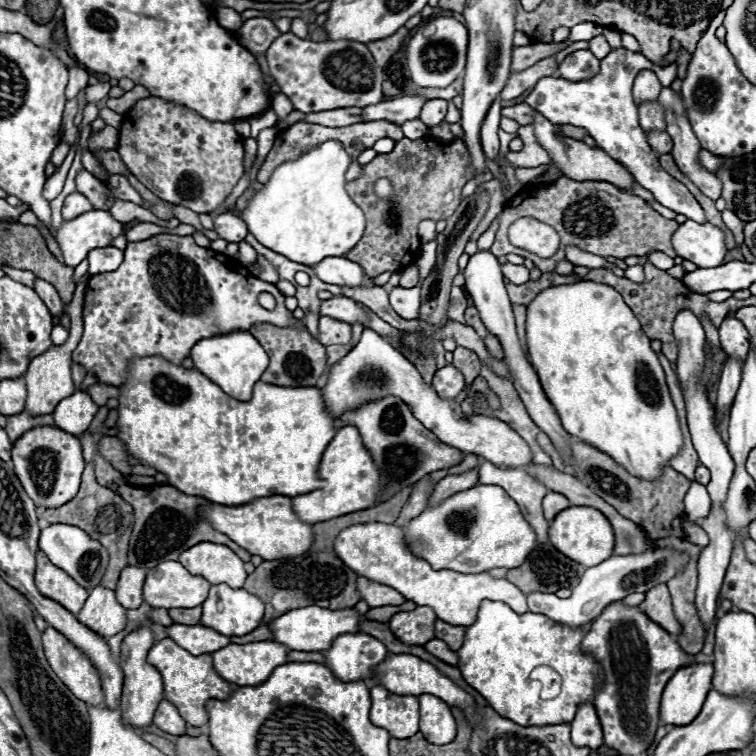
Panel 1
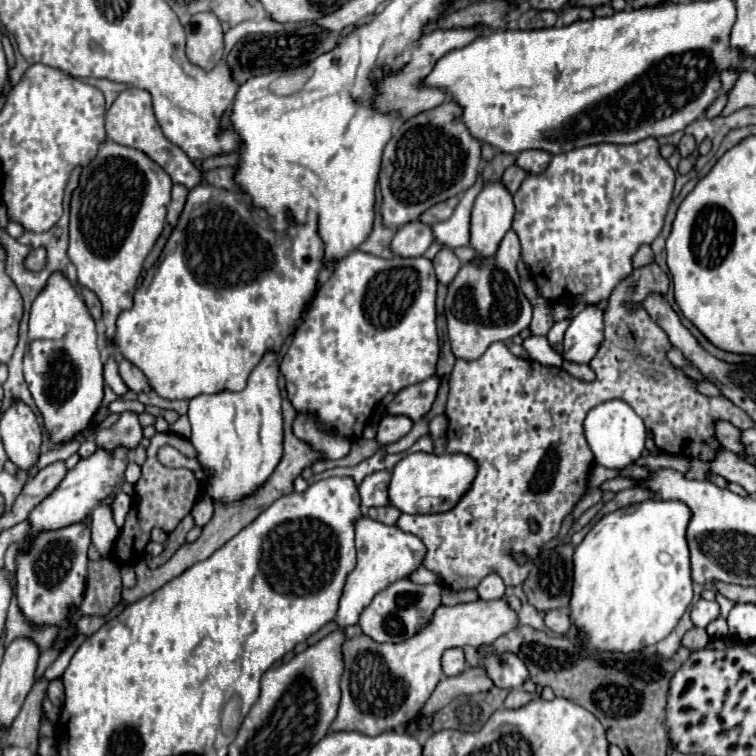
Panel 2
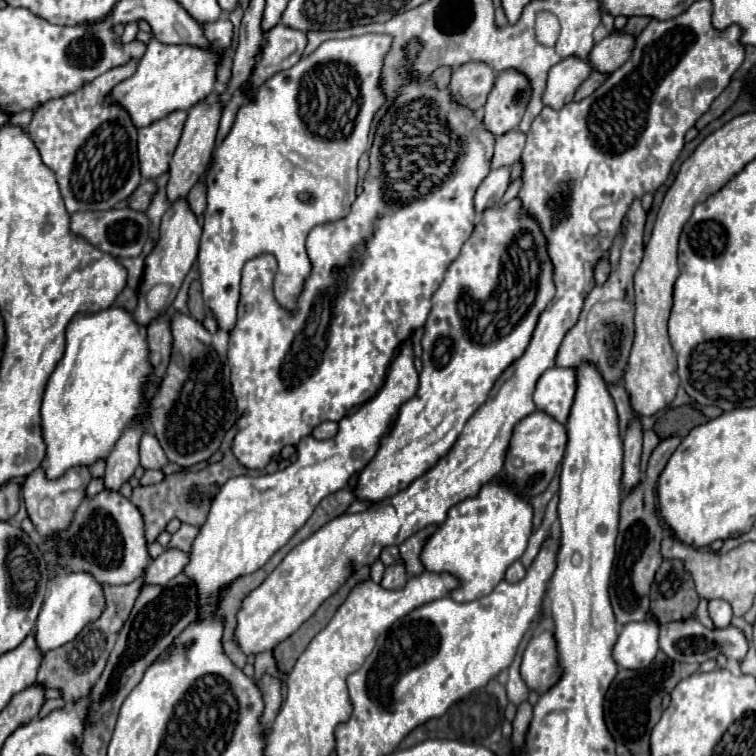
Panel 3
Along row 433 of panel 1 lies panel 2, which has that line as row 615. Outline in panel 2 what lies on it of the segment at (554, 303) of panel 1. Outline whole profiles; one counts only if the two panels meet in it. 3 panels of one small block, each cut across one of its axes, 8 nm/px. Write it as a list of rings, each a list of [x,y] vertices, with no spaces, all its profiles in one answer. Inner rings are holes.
[[[646,500],[640,504],[632,504],[626,508],[620,508],[616,512],[606,514],[600,522],[596,522],[590,532],[586,534],[586,538],[582,540],[582,544],[576,548],[574,552],[574,584],[572,584],[572,596],[570,596],[570,622],[576,628],[576,632],[588,640],[588,644],[592,644],[592,648],[596,648],[598,652],[636,652],[642,650],[650,644],[660,642],[662,638],[666,638],[678,624],[680,616],[686,612],[686,608],[692,602],[692,578],[690,578],[690,556],[688,556],[688,544],[686,544],[686,526],[690,520],[690,508],[678,500],[668,500],[668,502],[660,502],[660,500]]]

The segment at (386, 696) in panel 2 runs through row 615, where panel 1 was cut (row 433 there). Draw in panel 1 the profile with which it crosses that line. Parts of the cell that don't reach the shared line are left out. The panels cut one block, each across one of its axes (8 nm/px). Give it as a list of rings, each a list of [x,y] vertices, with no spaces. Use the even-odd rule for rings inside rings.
[[[364,328],[360,342],[338,362],[332,366],[328,384],[322,390],[328,412],[338,418],[342,412],[358,408],[364,400],[376,400],[384,396],[398,396],[408,406],[414,408],[414,416],[434,432],[444,444],[450,444],[464,454],[476,454],[500,468],[524,468],[532,462],[532,452],[528,444],[502,420],[488,418],[480,414],[464,416],[460,404],[454,400],[440,400],[432,386],[424,384],[418,370],[398,352],[394,350],[380,334],[372,328]]]

